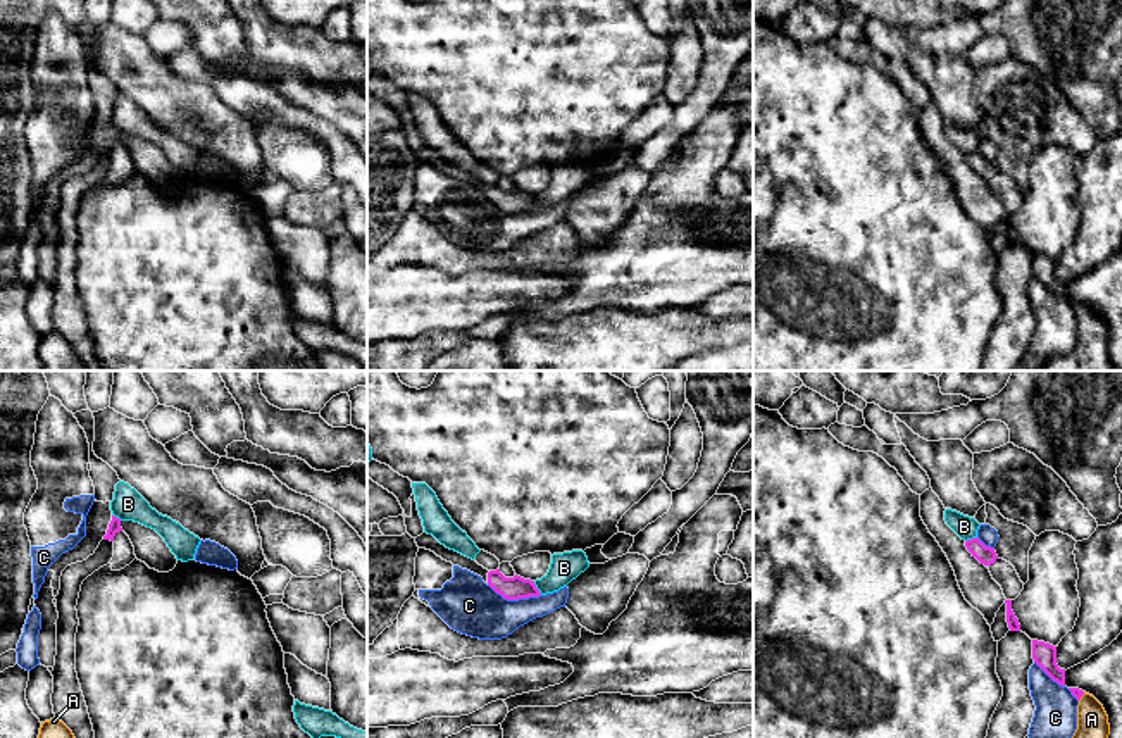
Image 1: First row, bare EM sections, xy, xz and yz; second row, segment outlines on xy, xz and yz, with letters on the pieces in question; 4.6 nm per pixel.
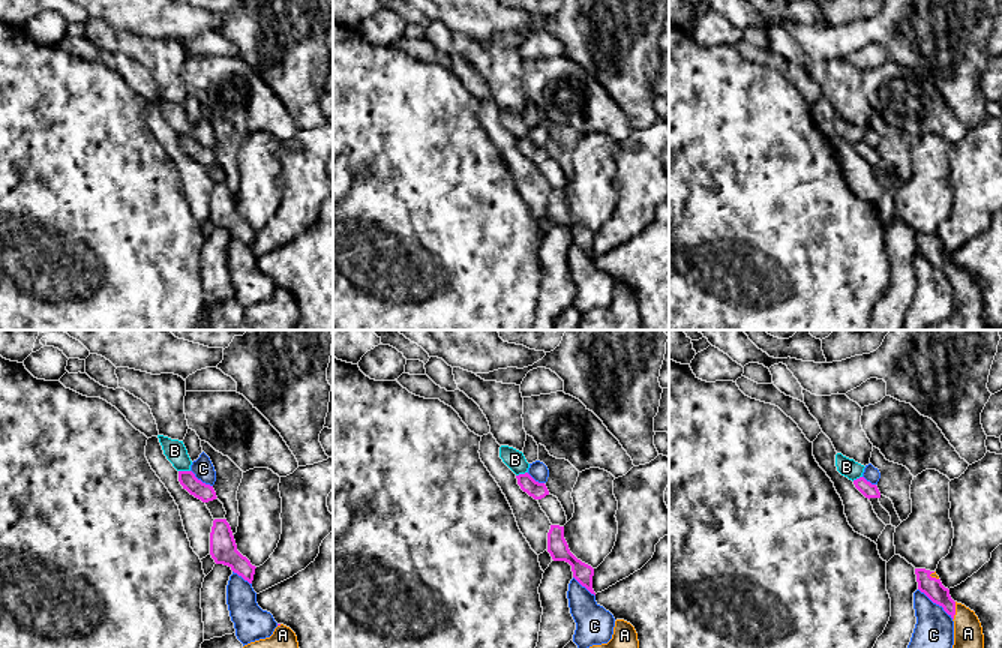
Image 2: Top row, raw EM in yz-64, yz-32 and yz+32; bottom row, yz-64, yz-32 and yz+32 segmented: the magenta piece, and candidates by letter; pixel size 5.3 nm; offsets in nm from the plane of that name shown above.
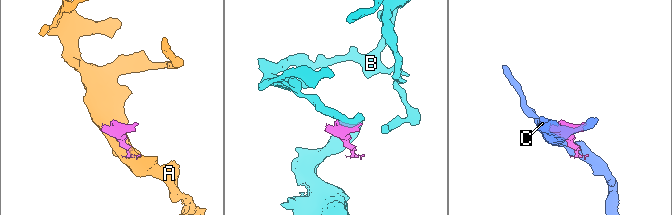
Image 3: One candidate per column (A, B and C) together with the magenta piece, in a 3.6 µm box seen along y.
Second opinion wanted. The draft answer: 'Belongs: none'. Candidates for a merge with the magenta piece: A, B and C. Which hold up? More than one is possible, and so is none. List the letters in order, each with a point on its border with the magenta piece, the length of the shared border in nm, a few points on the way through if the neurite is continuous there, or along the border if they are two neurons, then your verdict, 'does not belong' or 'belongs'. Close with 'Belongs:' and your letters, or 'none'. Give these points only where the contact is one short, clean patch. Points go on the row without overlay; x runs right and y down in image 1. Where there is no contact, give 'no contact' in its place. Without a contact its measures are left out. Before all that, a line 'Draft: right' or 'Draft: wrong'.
Draft: wrong
A: contact yz (1081, 309); length 50 nm; belongs
B: contact xz (536, 202); length 80 nm; border xz (533, 195), (542, 207); does not belong
C: contact xz (514, 212); length 260 nm; does not belong
Belongs: A

